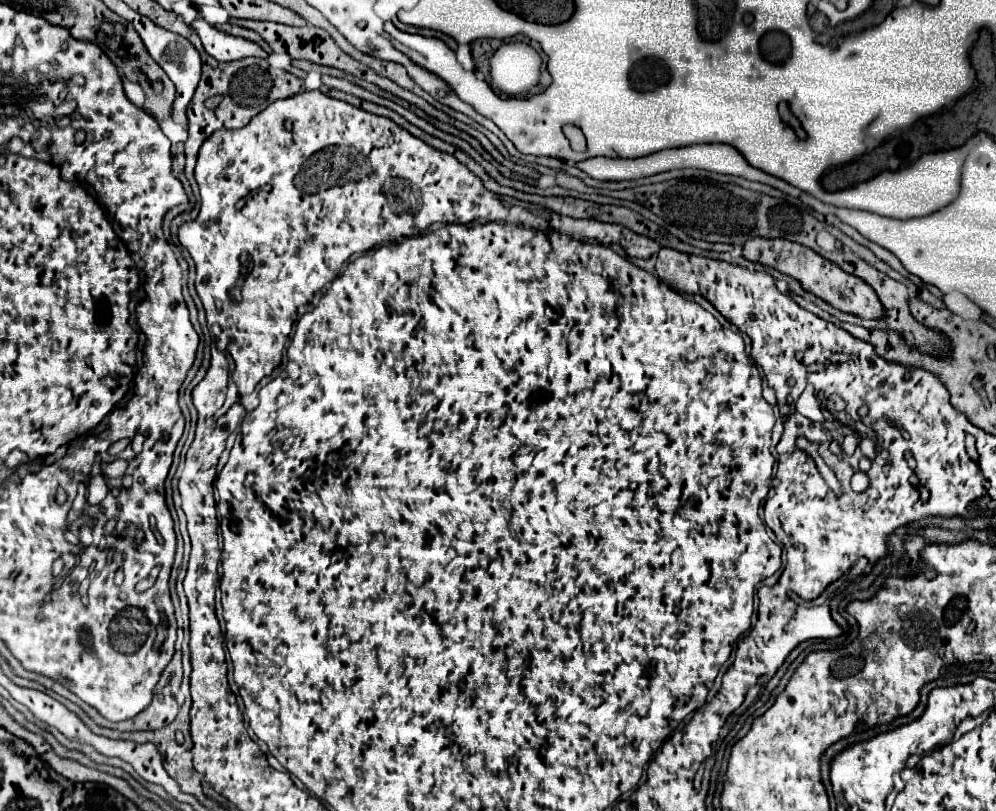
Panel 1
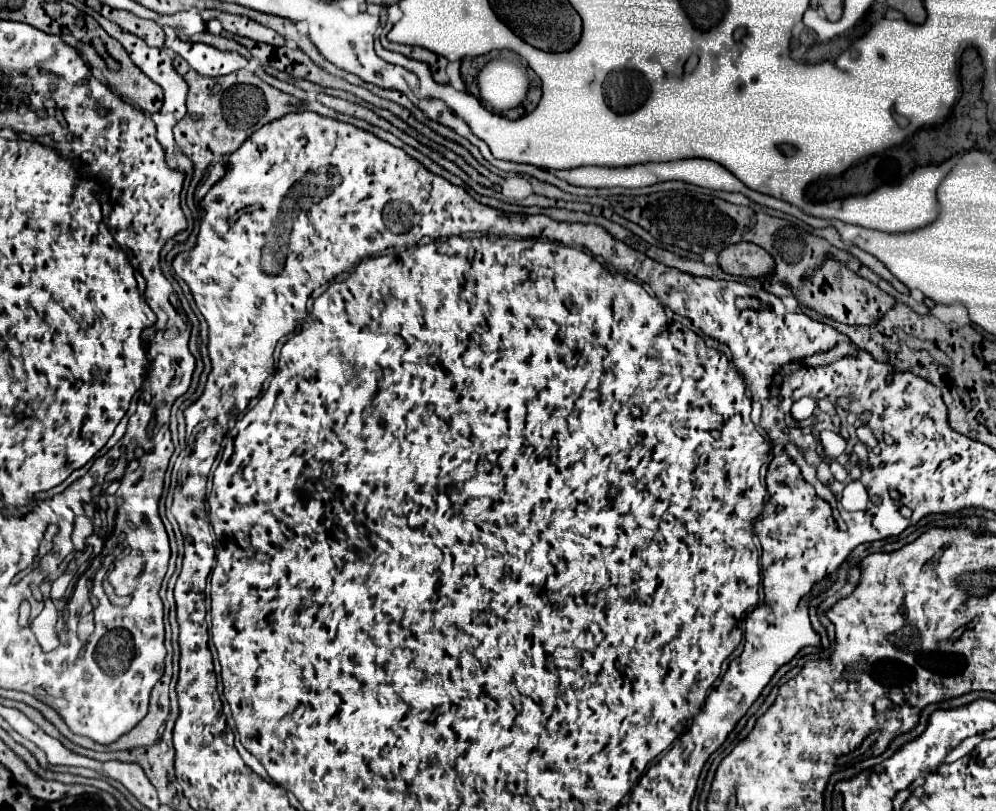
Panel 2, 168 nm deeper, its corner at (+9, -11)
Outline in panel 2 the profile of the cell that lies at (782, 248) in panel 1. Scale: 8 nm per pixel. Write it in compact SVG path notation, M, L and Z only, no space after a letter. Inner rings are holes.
M735 243L719 253L719 267L729 275L755 279L773 271L773 257L753 243Z

